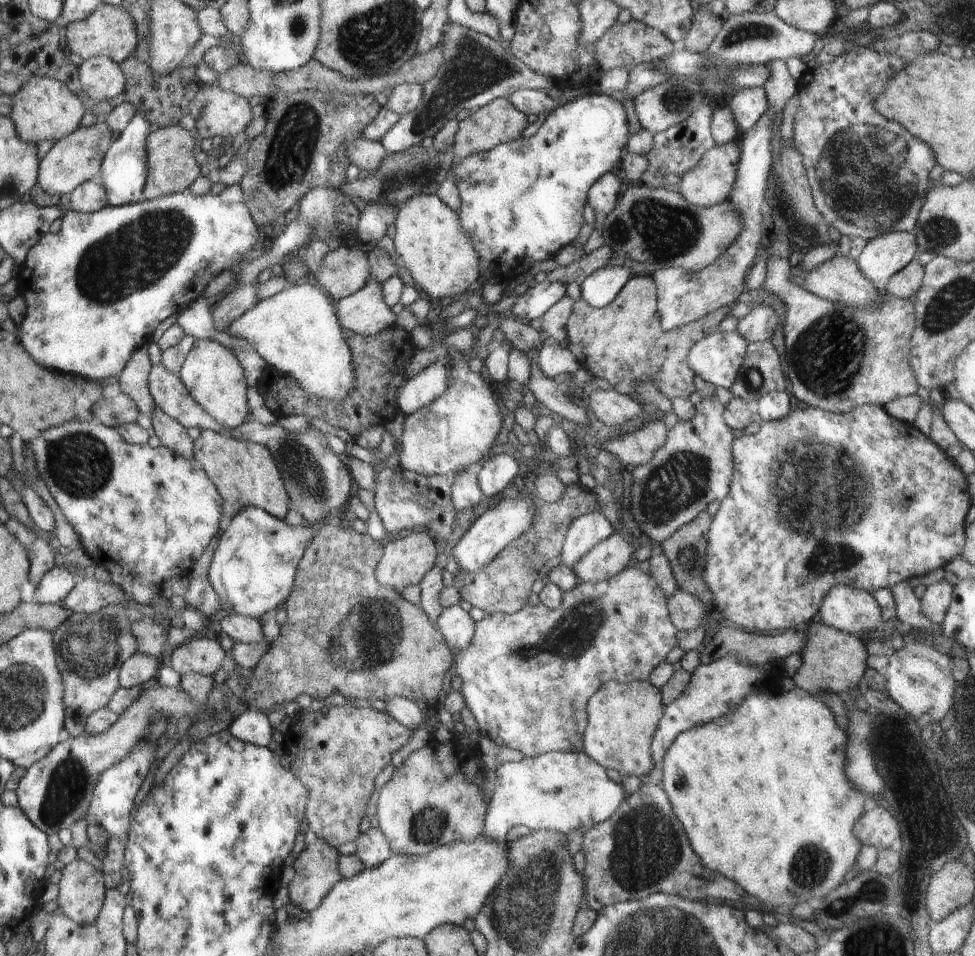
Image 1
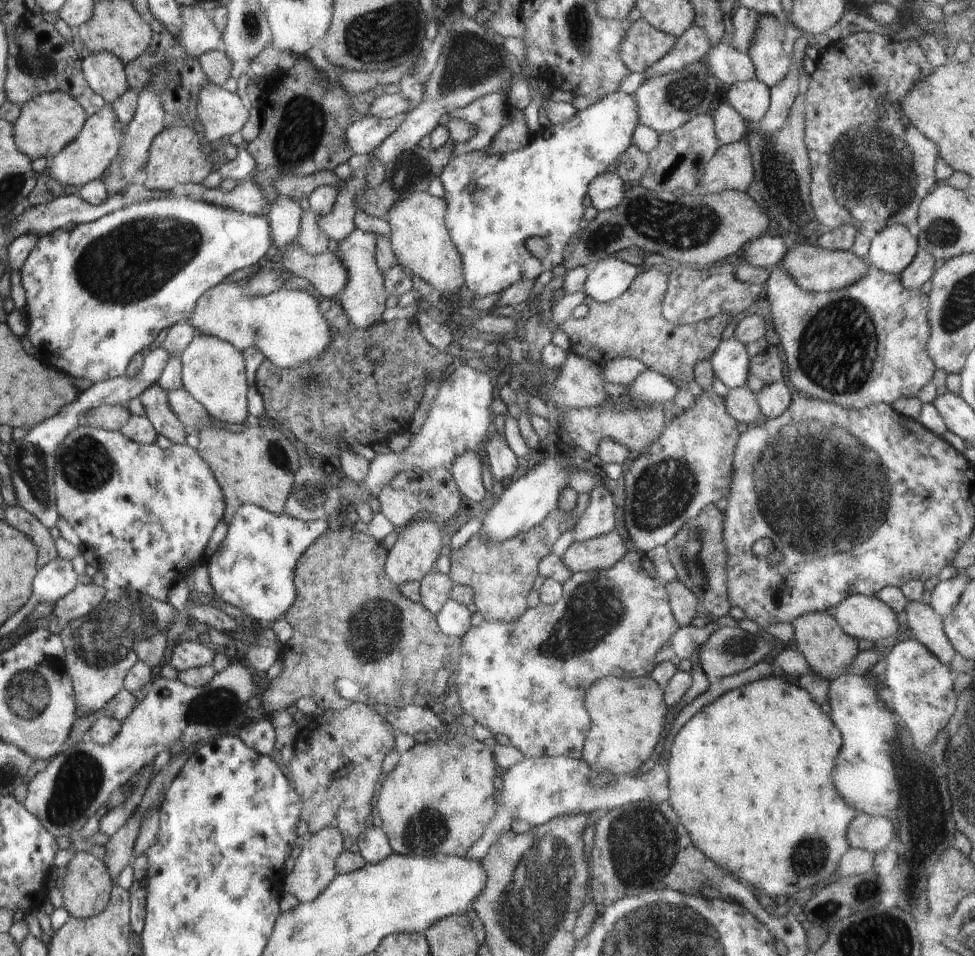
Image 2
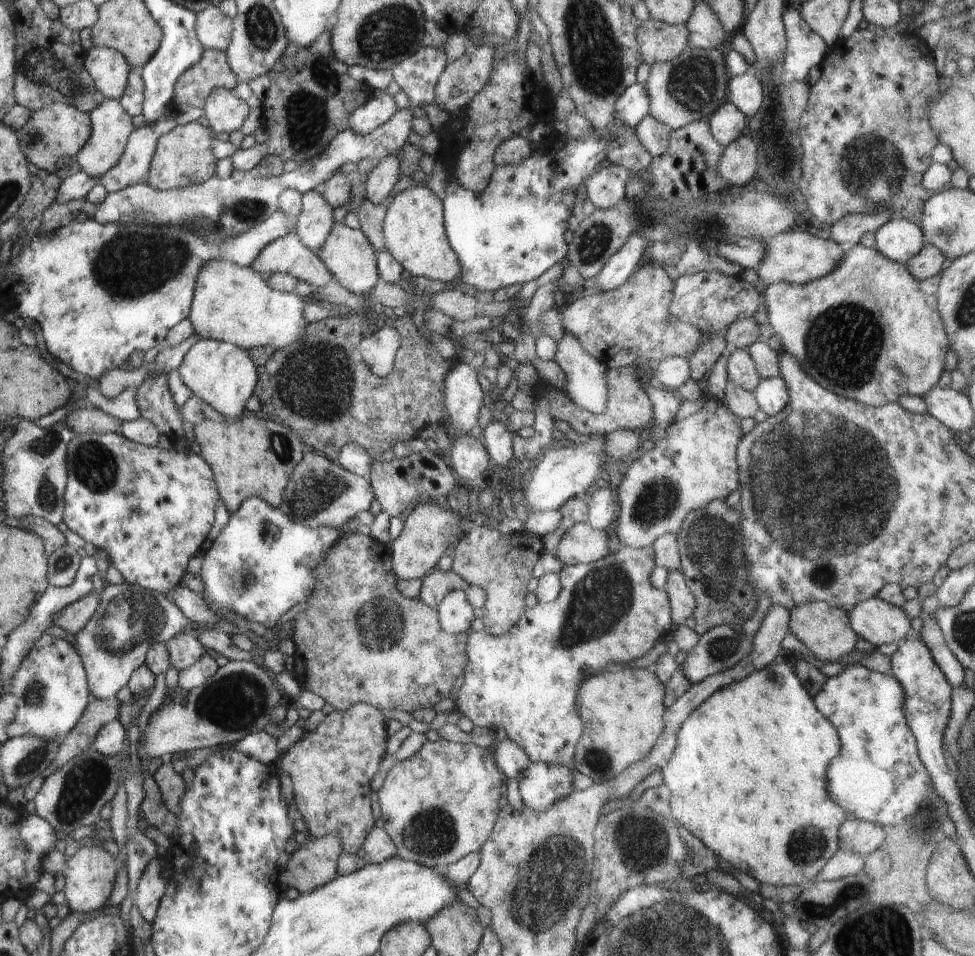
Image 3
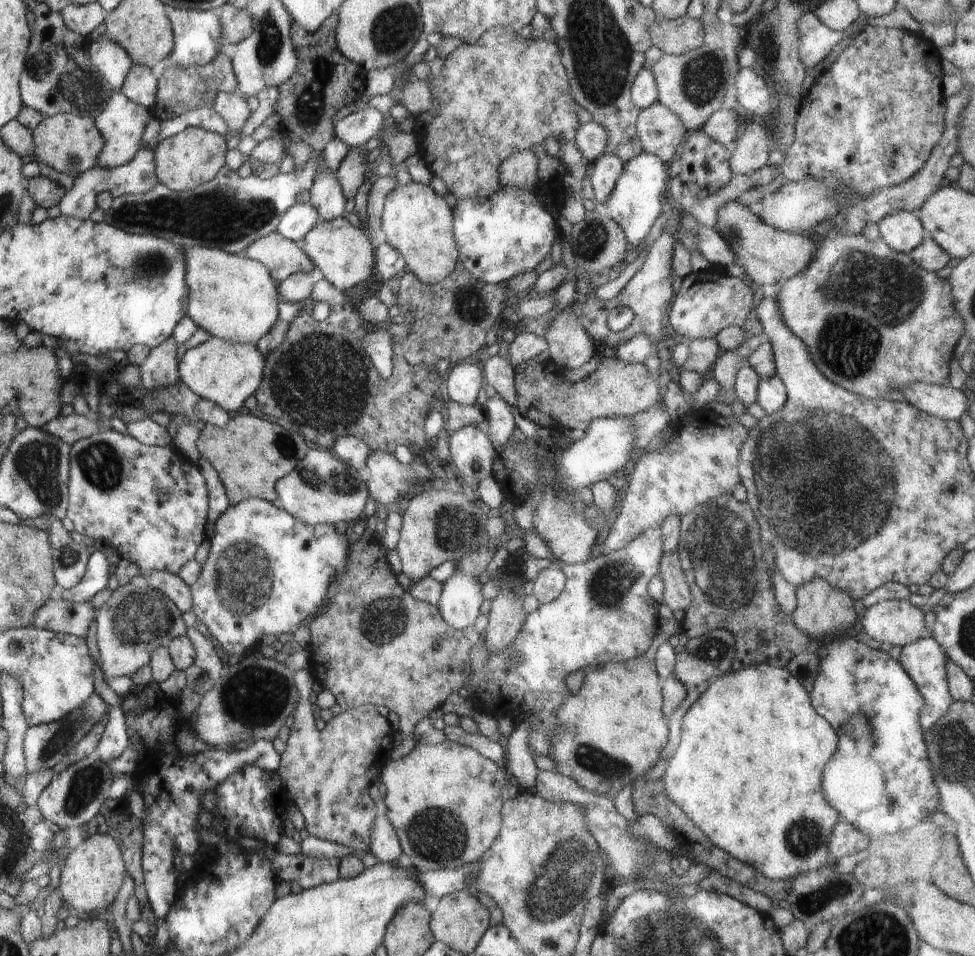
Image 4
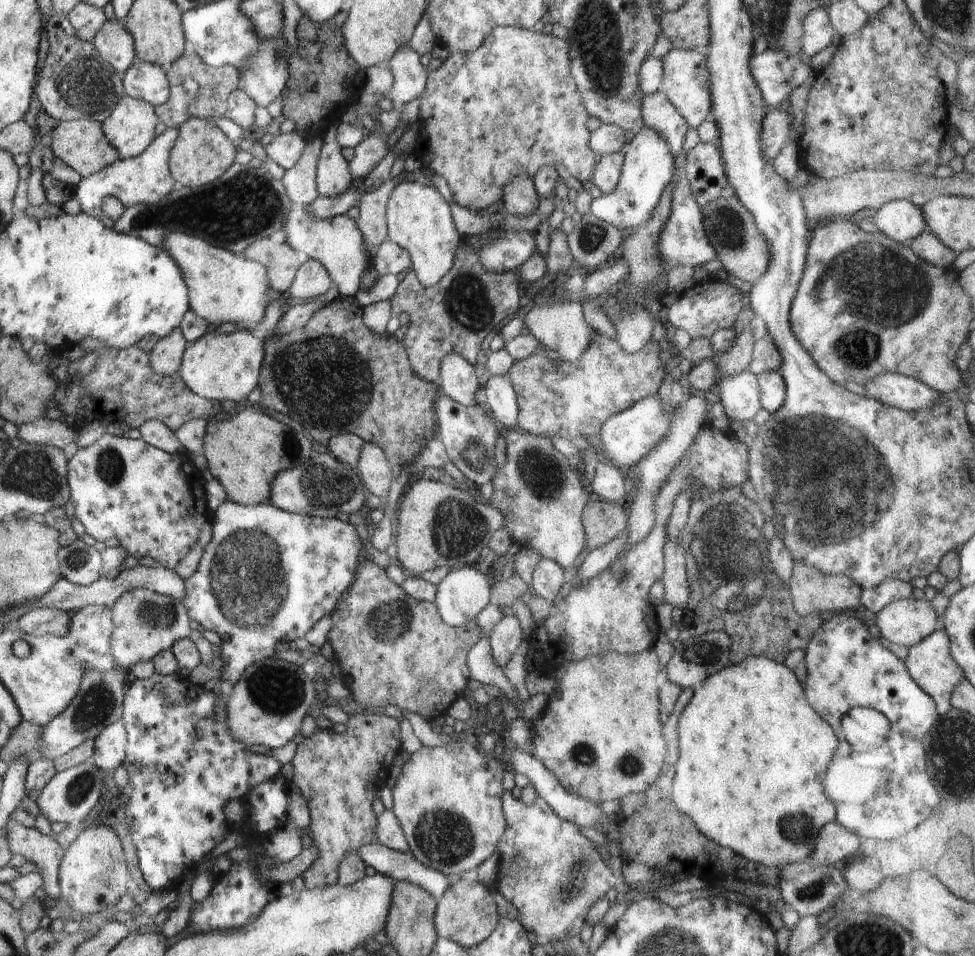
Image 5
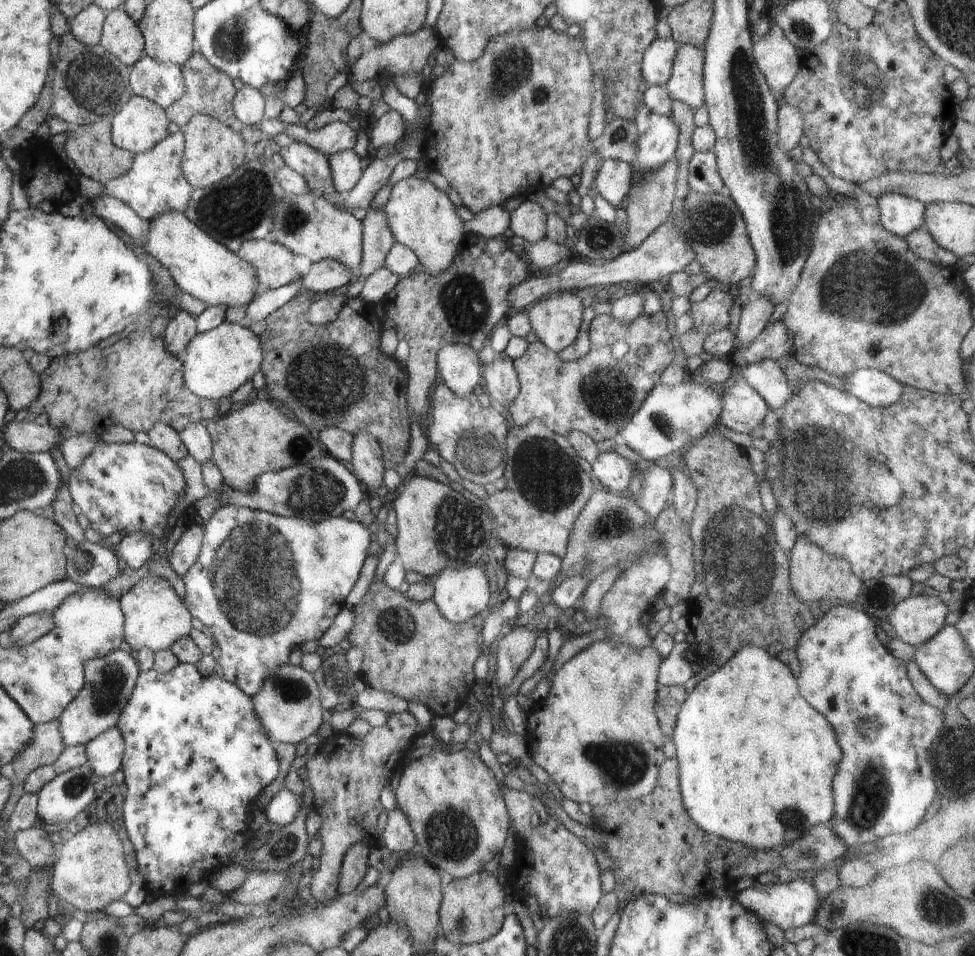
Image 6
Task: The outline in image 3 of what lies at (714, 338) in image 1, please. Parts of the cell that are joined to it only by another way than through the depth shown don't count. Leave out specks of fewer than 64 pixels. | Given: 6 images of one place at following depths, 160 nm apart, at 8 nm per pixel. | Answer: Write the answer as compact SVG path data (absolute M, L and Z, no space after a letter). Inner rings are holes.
M728 350L727 375L732 382L753 393L761 381L752 357L746 350Z

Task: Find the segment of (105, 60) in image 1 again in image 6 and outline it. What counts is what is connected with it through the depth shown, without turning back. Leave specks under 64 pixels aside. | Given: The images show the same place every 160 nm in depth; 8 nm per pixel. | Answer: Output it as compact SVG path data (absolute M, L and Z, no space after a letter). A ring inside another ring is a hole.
M124 8L106 13L101 44L131 68L139 62L145 52L146 40L143 31Z

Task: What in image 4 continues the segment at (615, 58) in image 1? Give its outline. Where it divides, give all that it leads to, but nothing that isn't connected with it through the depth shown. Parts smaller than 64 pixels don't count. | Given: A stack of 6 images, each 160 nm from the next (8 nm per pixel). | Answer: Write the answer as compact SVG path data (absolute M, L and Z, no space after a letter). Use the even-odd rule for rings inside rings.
M684 15L675 19L656 18L649 24L648 32L654 46L669 55L681 55L704 43L701 19Z

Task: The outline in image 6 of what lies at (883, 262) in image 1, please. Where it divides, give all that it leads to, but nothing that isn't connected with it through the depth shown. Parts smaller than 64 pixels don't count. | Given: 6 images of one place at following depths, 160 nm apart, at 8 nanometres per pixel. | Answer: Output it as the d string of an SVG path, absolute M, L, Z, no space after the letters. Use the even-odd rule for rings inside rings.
M885 192L878 196L880 224L899 237L924 227L925 204L900 193Z

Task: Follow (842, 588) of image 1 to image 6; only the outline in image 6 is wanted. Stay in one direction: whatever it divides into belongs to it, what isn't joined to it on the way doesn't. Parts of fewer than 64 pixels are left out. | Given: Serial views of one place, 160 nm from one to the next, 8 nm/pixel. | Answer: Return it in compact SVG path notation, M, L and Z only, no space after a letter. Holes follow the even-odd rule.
M911 594L893 608L888 619L897 638L919 648L946 624L949 612L939 596Z

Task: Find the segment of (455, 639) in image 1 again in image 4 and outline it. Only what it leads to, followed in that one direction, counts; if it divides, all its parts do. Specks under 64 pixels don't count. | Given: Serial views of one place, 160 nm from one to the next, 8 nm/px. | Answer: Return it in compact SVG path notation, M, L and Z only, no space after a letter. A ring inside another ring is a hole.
M455 572L443 582L437 606L450 630L474 626L480 613L484 578Z

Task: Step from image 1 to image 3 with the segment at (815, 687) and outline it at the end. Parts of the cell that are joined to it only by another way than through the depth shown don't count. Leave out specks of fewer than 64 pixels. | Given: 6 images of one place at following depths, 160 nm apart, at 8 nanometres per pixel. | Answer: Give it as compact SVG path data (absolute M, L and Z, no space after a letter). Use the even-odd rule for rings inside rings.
M812 601L791 608L791 619L789 620L789 630L796 635L798 640L810 649L818 660L835 662L838 657L850 654L855 648L859 636L853 631L849 623L849 616L840 607L828 604L825 601Z

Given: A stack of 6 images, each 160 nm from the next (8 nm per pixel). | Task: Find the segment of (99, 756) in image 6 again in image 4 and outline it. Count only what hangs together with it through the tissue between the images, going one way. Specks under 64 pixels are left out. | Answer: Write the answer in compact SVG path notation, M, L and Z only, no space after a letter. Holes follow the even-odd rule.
M113 705L109 719L104 725L96 754L100 755L102 760L116 760L131 745L124 710L118 705Z

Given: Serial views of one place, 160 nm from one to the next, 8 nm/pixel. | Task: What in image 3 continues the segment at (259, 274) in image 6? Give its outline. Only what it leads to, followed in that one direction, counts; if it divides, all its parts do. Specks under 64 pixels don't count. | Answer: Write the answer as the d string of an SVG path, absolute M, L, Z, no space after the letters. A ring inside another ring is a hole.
M296 232L266 246L250 267L265 275L288 273L315 288L325 286L333 278L323 260L300 242Z

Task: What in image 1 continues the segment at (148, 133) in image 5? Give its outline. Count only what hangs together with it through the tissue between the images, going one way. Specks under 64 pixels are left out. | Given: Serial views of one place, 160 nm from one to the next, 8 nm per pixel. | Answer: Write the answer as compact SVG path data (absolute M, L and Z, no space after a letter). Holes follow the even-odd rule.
M98 121L91 126L80 127L57 140L40 163L39 185L49 195L61 196L71 193L79 184L98 179L103 160L113 143L112 131L105 121Z

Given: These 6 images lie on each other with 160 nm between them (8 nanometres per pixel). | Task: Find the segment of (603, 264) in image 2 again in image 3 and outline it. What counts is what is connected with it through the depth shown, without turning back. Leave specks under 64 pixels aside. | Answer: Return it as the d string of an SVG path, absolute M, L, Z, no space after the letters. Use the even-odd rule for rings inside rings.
M642 233L630 235L622 248L615 252L594 278L596 286L605 291L617 289L645 260L644 250L649 243Z

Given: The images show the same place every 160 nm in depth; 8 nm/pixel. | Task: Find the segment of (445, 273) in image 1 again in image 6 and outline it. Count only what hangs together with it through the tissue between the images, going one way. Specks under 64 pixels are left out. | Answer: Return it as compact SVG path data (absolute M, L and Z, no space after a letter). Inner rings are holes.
M415 174L402 179L392 186L383 211L387 214L395 242L412 250L419 262L426 267L426 271L433 275L440 274L452 264L466 233L464 222L458 216L457 208L448 195L434 183L428 179L420 179Z

